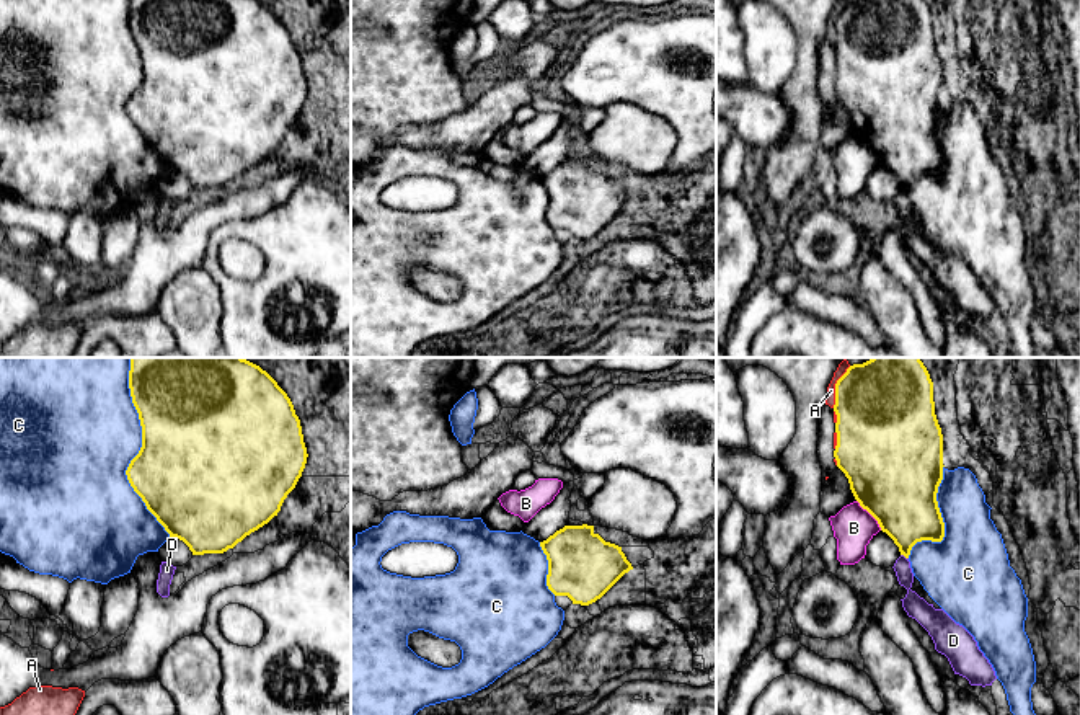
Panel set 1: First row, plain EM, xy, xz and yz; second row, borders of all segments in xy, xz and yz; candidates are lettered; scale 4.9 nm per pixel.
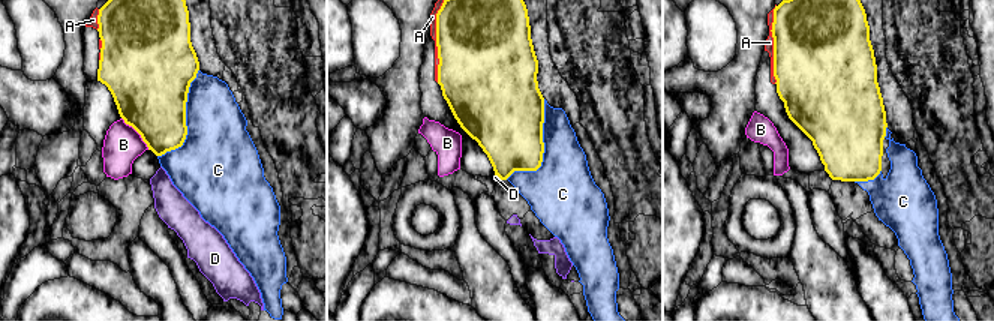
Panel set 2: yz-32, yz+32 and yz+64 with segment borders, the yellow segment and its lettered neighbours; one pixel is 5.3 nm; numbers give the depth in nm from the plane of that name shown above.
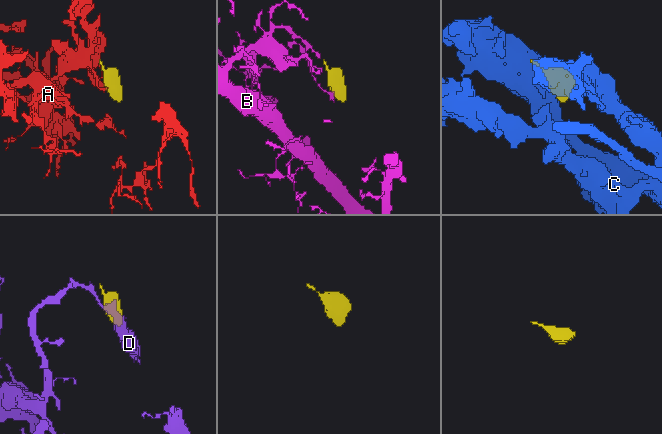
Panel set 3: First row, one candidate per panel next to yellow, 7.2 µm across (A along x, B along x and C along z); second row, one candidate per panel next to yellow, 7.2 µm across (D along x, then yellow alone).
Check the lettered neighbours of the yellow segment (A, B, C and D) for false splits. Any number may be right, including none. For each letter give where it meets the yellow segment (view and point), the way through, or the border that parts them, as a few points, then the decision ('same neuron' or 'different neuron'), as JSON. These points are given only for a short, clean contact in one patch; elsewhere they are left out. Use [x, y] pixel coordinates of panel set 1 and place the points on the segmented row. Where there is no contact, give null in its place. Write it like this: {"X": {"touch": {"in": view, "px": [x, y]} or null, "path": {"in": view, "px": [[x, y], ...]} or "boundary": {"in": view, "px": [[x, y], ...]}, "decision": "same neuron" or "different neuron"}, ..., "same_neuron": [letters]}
{"A": {"touch": {"in": "yz", "px": [836, 387]}, "decision": "different neuron"}, "B": {"touch": {"in": "yz", "px": [870, 513]}, "boundary": {"in": "yz", "px": [[857, 500], [881, 529]]}, "decision": "different neuron"}, "C": {"touch": {"in": "xy", "px": [141, 448]}, "decision": "different neuron"}, "D": {"touch": {"in": "yz", "px": [904, 555]}, "boundary": {"in": "yz", "px": [[901, 554], [907, 559]]}, "decision": "different neuron"}, "same_neuron": []}

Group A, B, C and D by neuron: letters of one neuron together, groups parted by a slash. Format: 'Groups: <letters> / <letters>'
Groups: A / B / C / D

